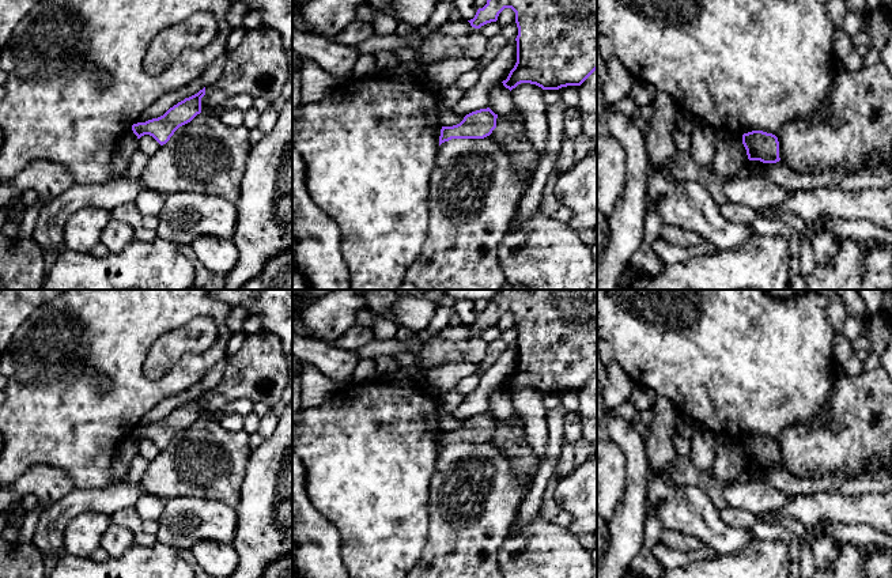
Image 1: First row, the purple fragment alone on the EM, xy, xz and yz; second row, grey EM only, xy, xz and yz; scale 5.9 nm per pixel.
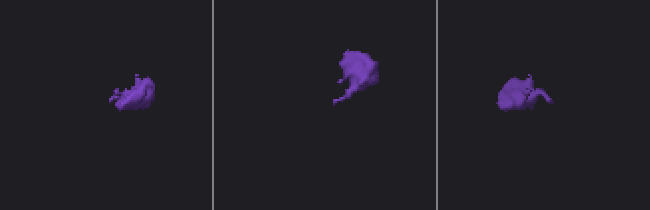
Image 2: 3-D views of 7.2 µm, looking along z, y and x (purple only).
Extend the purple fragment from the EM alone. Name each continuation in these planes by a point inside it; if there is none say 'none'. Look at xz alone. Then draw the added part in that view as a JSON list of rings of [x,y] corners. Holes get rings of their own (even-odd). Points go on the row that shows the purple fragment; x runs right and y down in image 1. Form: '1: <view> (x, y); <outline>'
1: xz (473, 196); [[[491,136],[442,143],[430,177],[427,237],[419,258],[407,271],[405,283],[419,290],[500,290],[507,277],[499,265],[498,248],[530,184],[530,173],[515,171],[509,152]]]

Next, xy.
none

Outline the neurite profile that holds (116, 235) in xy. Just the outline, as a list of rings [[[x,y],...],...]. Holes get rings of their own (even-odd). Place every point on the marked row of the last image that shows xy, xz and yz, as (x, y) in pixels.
[[[112,219],[101,234],[101,242],[110,253],[118,253],[135,239],[135,228],[129,224]]]

